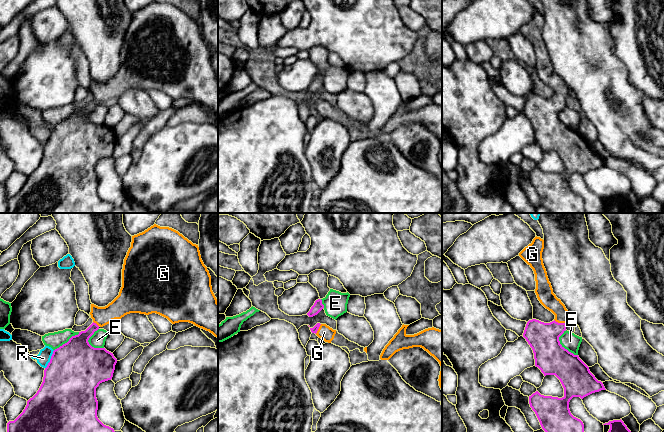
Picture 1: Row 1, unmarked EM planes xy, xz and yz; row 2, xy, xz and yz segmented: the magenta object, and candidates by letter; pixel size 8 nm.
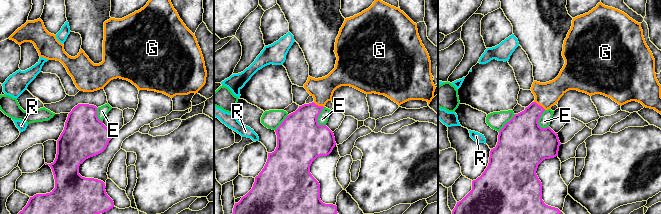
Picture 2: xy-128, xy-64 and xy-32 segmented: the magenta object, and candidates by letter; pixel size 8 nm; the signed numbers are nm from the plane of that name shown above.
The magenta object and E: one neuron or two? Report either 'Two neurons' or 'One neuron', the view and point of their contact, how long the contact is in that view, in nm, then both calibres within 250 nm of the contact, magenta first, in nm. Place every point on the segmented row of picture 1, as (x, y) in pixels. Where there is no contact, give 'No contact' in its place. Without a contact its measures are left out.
Two neurons. Touches magenta at yz (561, 345). Shared border 240 nm. Thickness 260 nm (magenta) against 140 nm

